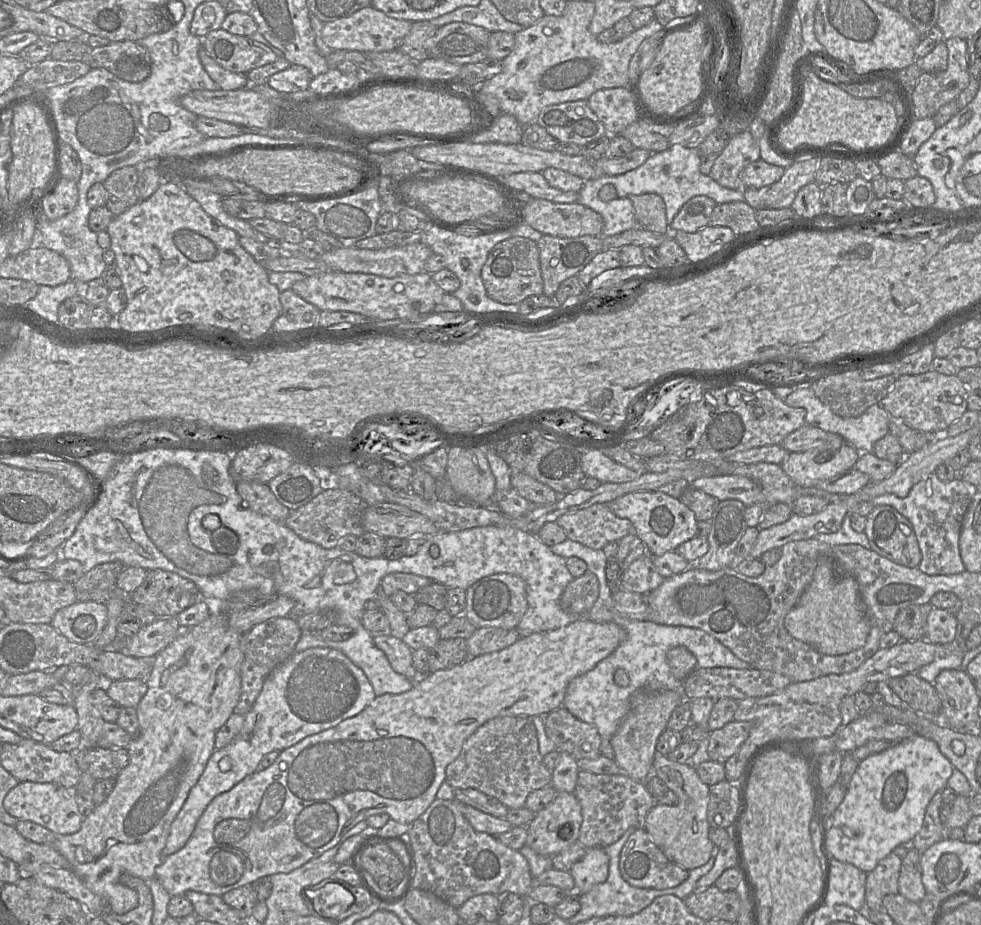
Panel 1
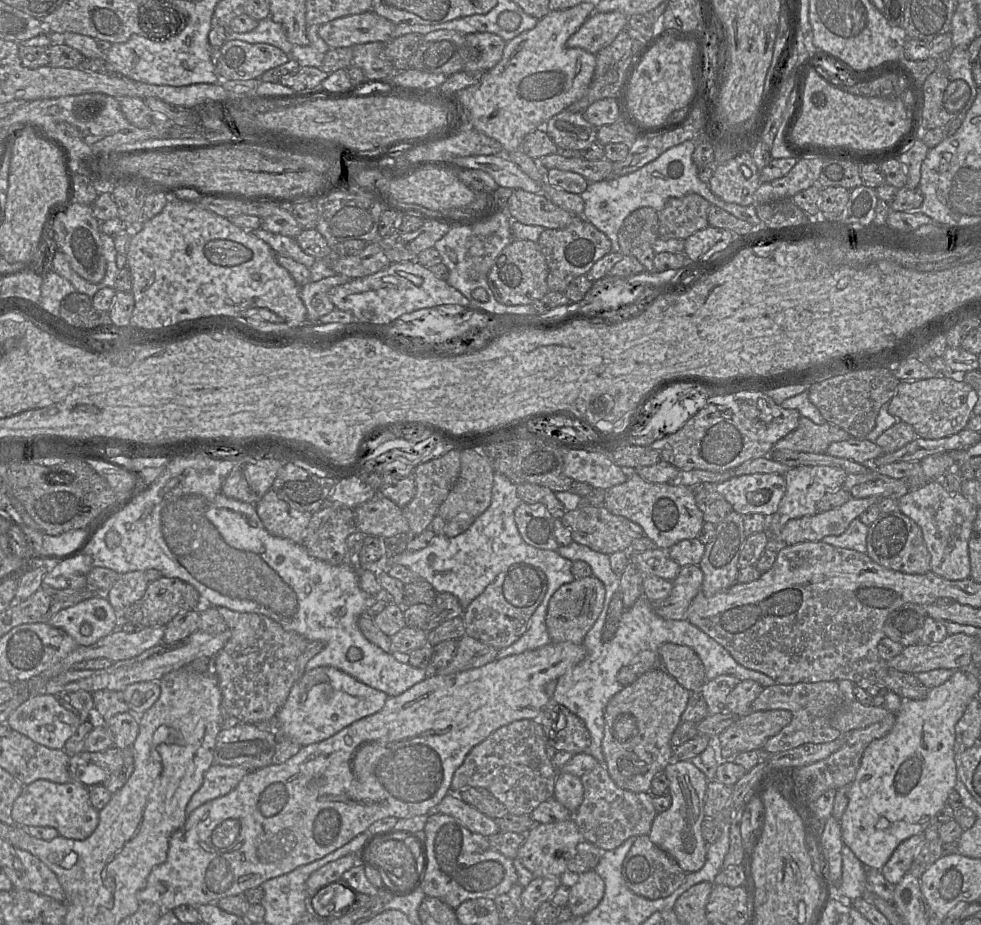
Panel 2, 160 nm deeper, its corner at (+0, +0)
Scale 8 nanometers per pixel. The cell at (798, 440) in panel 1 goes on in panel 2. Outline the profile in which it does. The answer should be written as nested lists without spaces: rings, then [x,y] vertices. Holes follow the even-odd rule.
[[[850,438],[831,443],[826,450],[826,454],[864,464],[883,455],[884,450],[875,442],[867,439]]]

